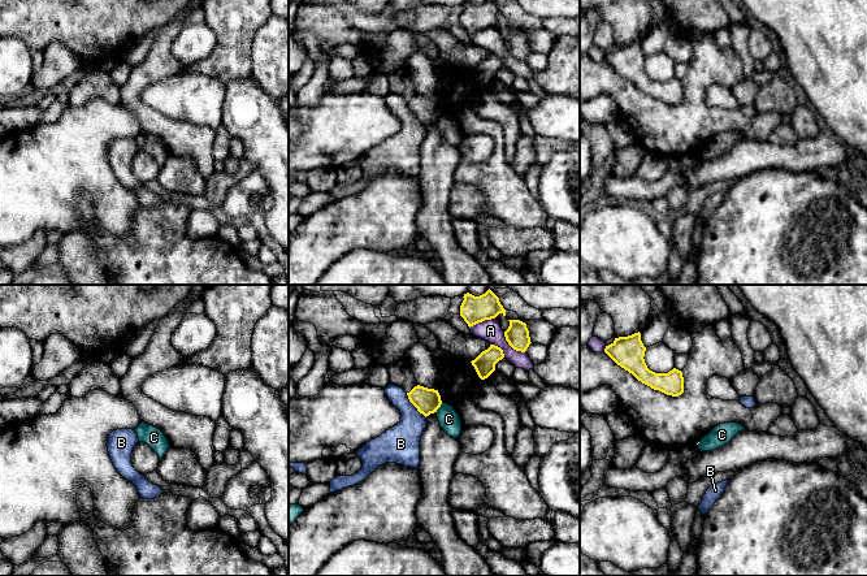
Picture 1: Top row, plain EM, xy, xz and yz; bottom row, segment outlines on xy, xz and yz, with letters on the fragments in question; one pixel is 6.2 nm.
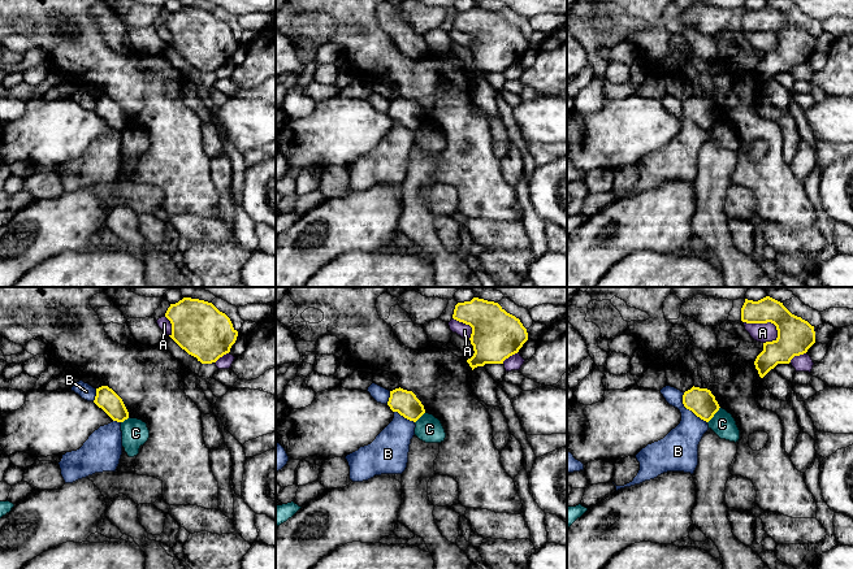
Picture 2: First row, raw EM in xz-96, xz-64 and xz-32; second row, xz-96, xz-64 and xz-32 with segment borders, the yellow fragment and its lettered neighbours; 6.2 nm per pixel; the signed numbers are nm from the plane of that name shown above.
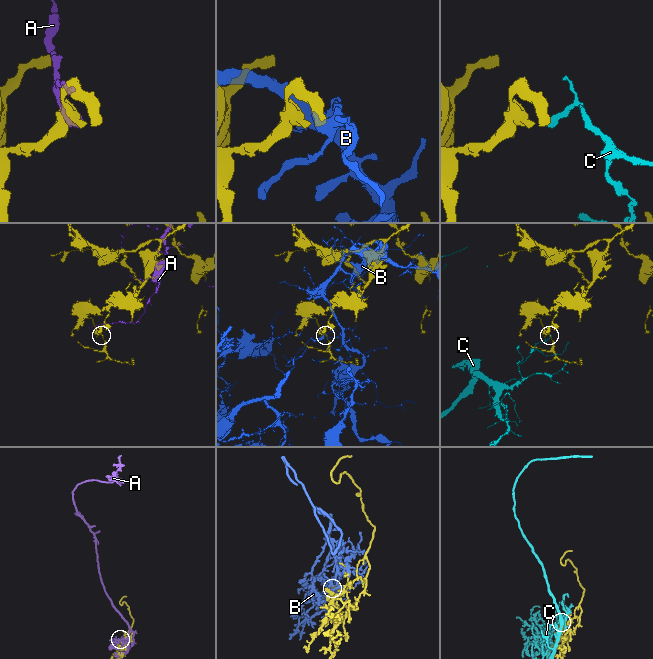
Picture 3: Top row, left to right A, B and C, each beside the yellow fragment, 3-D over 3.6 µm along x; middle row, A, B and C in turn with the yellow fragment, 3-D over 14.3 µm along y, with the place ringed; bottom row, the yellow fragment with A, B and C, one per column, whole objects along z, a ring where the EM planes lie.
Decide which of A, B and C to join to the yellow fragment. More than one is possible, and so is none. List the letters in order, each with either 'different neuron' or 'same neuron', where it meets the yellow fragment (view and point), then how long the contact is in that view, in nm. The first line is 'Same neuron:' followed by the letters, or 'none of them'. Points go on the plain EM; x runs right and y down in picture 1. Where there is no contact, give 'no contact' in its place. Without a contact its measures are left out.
Same neuron: none of them
A: different neuron; meets yellow in xz at (511, 55); contact 190 nm long
B: different neuron; meets yellow in xz at (414, 113); contact 200 nm long
C: different neuron; meets yellow in xz at (439, 115); contact 80 nm long

